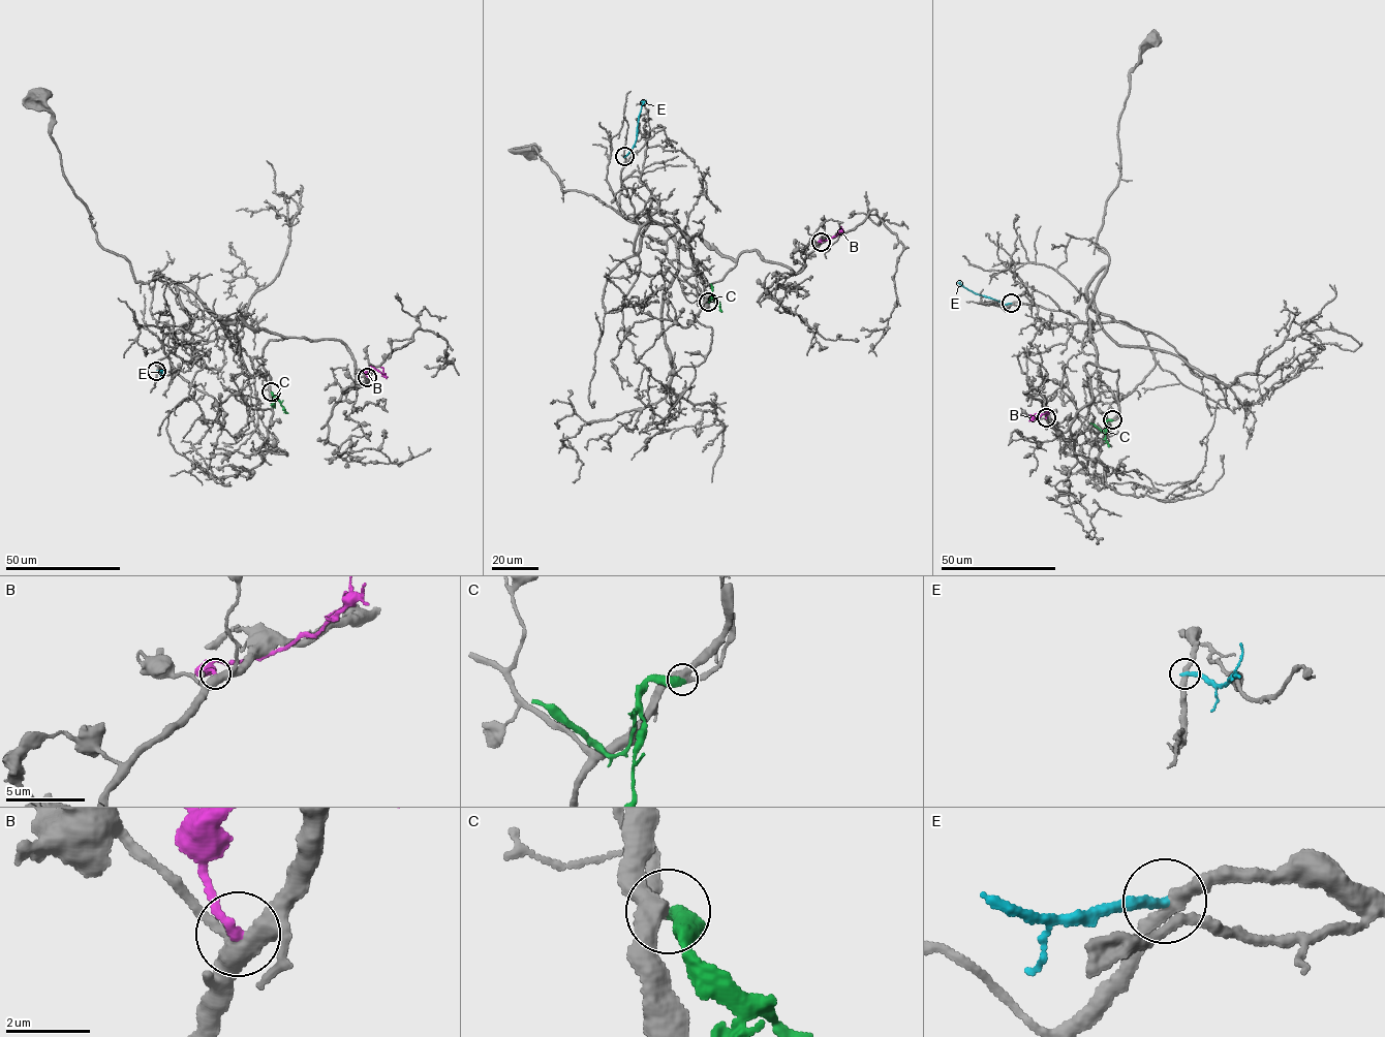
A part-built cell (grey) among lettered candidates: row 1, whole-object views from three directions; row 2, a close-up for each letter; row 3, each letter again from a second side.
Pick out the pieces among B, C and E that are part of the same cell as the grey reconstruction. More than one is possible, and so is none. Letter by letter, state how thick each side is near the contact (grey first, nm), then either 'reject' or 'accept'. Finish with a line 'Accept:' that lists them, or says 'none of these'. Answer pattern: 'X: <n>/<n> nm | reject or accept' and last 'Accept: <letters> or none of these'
B: 400/220 nm | reject
C: 360/440 nm | accept
E: 340/240 nm | reject
Accept: C

